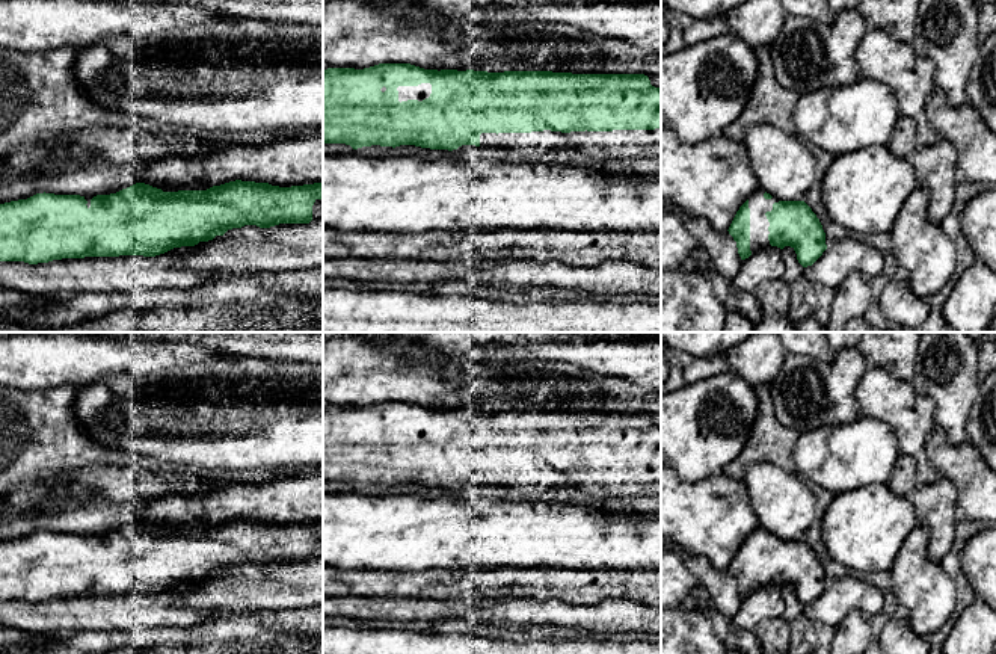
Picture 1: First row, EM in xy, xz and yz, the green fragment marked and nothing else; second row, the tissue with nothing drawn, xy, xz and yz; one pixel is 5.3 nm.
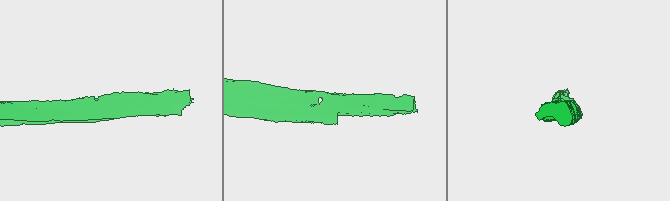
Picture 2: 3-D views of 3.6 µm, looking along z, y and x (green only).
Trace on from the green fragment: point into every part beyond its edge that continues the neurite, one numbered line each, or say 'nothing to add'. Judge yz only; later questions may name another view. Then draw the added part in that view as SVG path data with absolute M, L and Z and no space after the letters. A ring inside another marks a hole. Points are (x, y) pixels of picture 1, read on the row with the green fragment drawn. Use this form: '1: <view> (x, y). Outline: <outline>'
1: yz (758, 204). Outline: M758 189L756 192L749 195L749 208L750 208L750 251L752 254L758 252L762 248L768 248L768 227L770 222L765 216L767 211L773 210L773 204L779 202L779 199L764 198L764 190Z

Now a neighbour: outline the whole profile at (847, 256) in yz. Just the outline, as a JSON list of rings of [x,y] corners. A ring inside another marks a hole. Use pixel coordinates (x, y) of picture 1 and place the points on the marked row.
[[[841,239],[827,246],[822,255],[804,267],[806,276],[821,285],[836,288],[851,273],[871,279],[883,272],[884,257],[875,248],[854,240]]]

